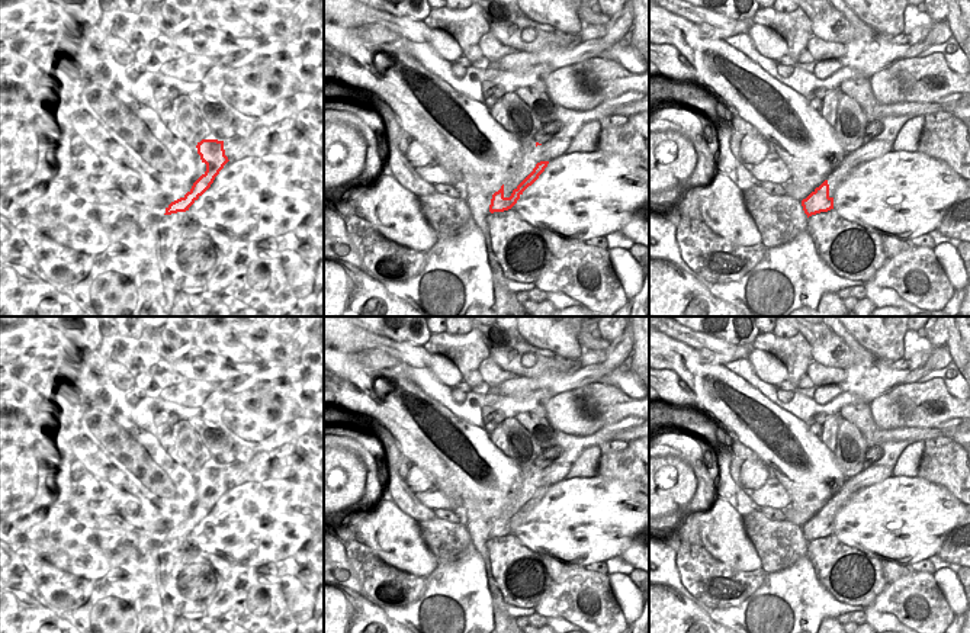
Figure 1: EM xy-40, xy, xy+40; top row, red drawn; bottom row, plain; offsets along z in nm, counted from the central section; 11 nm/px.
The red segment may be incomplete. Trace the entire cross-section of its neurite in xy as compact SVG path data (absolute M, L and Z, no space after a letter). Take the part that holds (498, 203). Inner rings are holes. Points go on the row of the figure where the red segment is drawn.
M549 161L537 163L533 171L513 190L510 197L504 196L502 184L501 189L492 195L489 212L494 213L511 209L517 203L523 192L539 179L539 176L545 171L547 164Z

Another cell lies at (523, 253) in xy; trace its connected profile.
M514 209L486 215L481 229L505 279L534 283L546 271L552 260L547 229L524 222Z

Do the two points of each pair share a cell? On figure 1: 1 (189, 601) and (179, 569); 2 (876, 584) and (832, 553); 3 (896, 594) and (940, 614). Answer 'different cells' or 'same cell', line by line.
1: same cell
2: same cell
3: same cell

